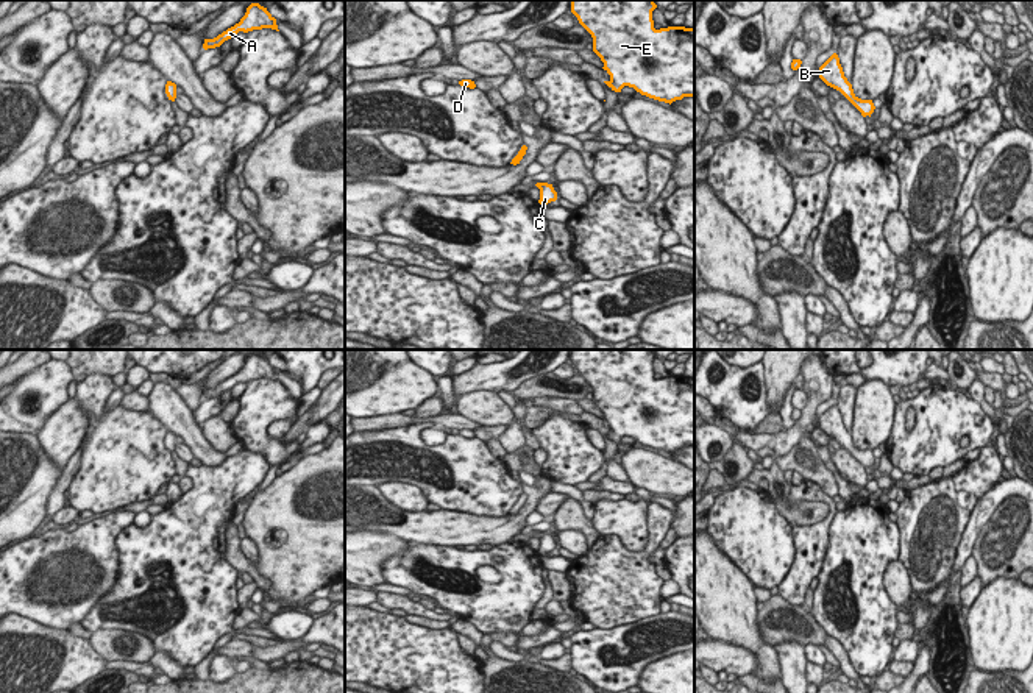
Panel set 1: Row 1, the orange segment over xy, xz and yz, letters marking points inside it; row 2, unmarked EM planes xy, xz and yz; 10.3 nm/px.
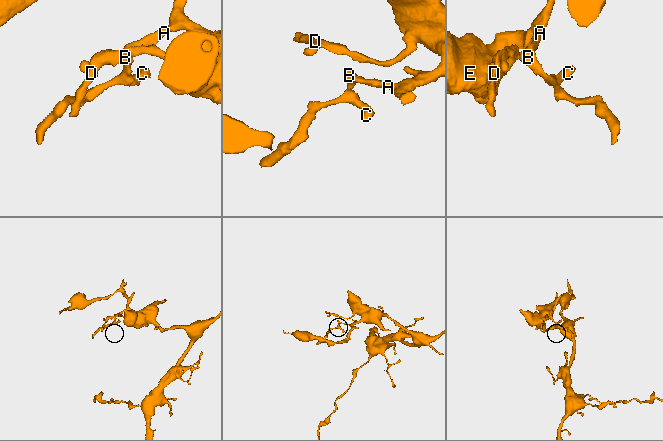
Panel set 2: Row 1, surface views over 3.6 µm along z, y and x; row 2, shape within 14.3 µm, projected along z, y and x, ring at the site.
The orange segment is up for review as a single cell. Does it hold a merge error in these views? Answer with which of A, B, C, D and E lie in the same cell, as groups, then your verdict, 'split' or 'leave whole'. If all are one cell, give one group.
groups A B C D E; leave whole

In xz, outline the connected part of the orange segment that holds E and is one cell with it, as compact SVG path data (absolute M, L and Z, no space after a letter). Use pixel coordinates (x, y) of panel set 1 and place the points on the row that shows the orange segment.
M571 0L571 12L593 37L612 91L634 87L673 103L694 97L694 28L654 28L654 0Z

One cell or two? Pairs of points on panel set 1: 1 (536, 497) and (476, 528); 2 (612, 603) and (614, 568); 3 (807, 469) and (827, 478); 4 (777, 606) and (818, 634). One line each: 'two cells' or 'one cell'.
1: one cell
2: one cell
3: one cell
4: one cell

